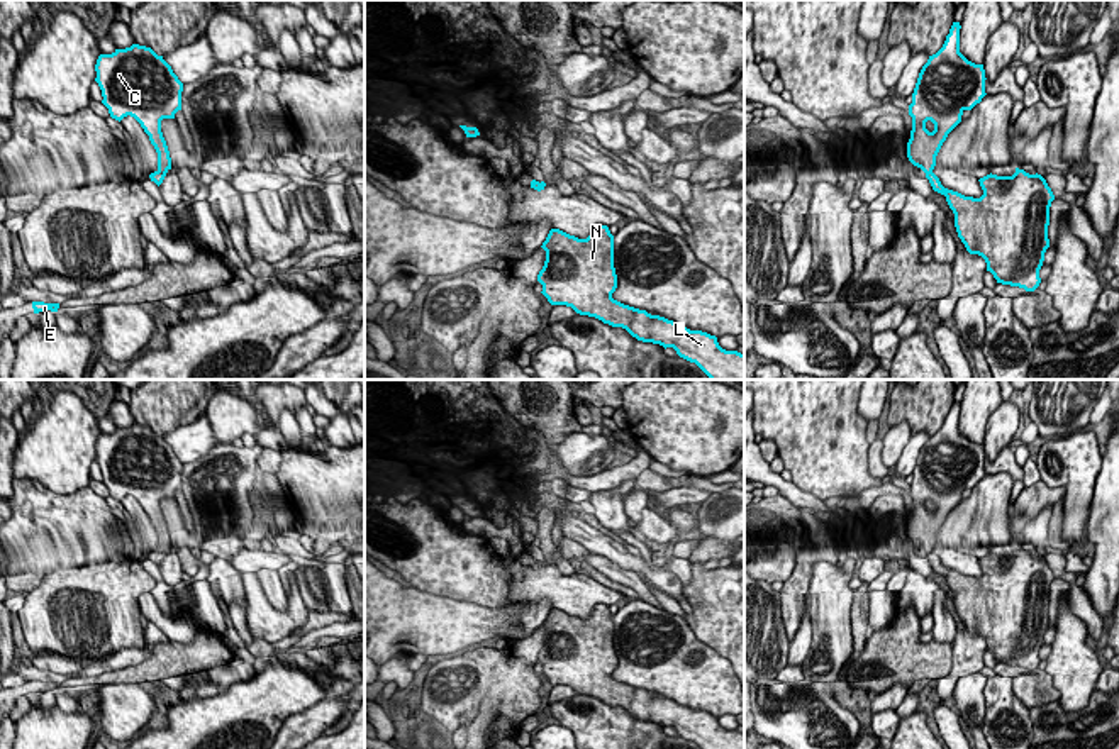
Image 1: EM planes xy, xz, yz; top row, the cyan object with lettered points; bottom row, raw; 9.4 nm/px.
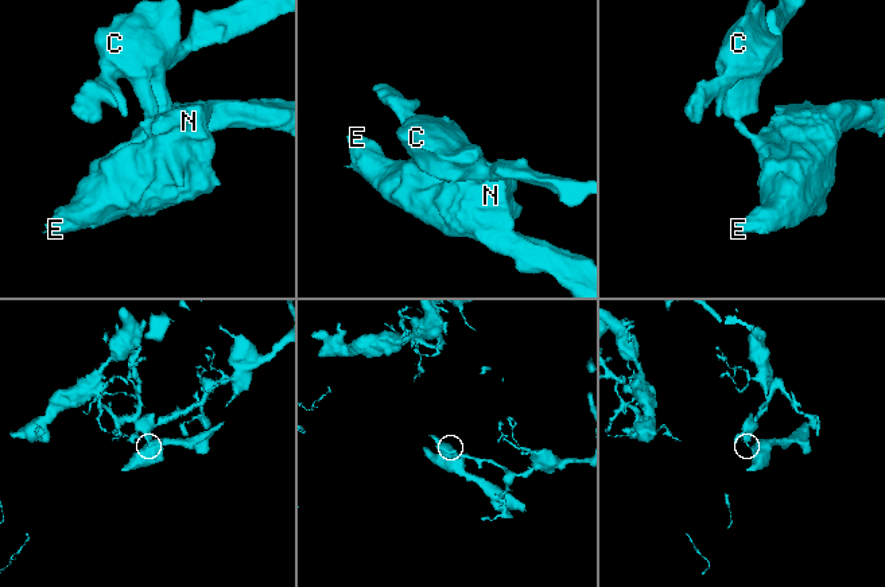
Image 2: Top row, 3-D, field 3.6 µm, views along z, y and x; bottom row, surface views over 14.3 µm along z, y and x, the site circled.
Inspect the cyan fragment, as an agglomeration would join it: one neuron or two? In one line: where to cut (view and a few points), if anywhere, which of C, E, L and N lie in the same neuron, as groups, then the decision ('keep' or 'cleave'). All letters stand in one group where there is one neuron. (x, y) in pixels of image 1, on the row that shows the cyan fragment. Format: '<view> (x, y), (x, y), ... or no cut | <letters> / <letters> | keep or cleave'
yz (931, 170), (926, 175) | C / E L N | cleave

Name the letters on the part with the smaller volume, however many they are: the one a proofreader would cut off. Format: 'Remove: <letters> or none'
Remove: E, L, N

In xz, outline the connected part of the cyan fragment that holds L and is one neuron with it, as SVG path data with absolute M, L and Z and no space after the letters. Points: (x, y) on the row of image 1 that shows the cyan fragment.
M597 224L587 239L551 229L541 247L546 261L537 281L551 305L566 305L580 315L622 327L637 341L673 347L710 380L744 380L744 354L722 349L715 336L690 330L612 298L617 275L614 236L607 225Z

